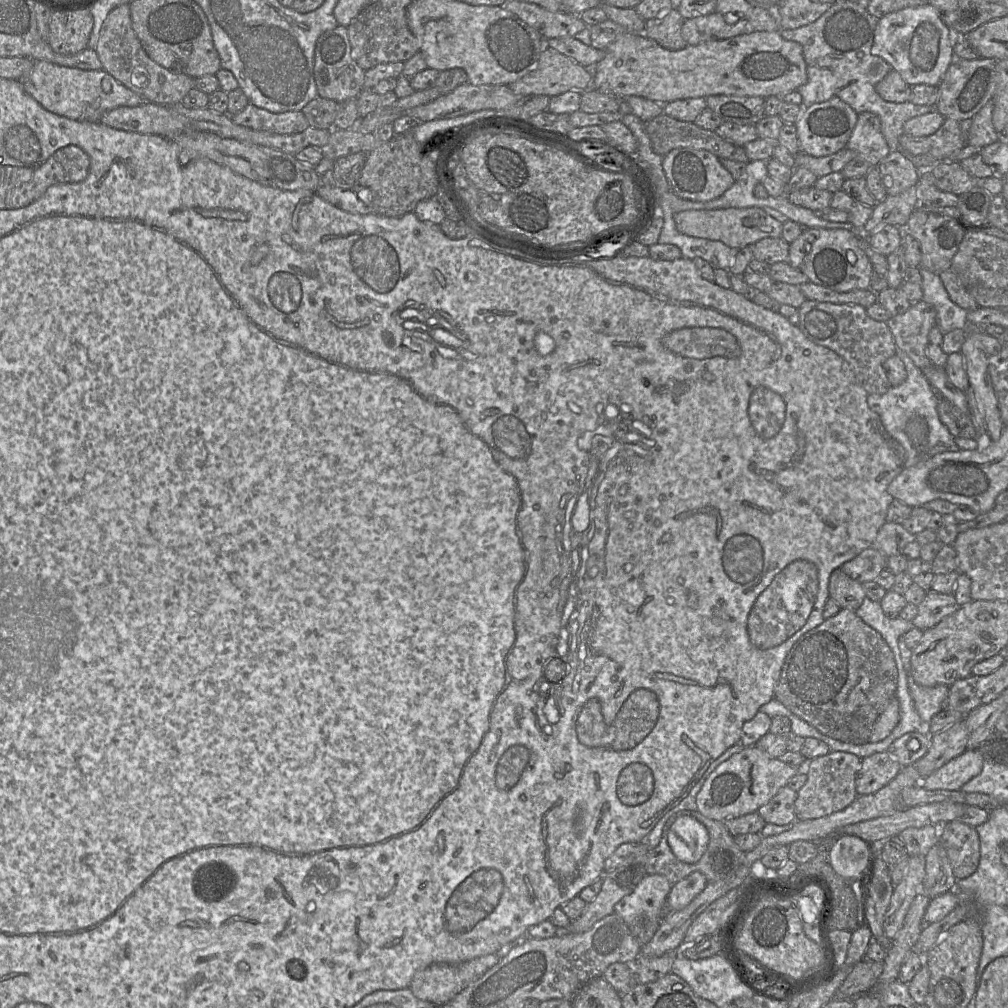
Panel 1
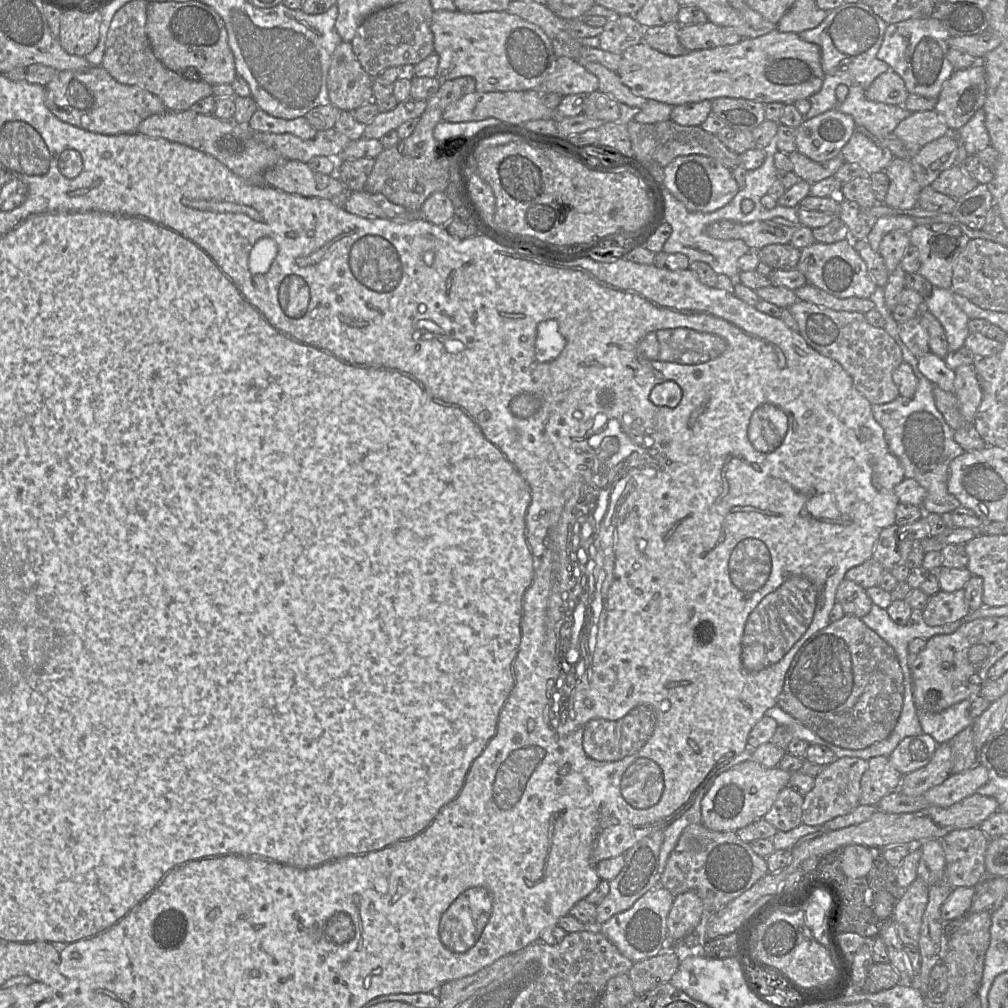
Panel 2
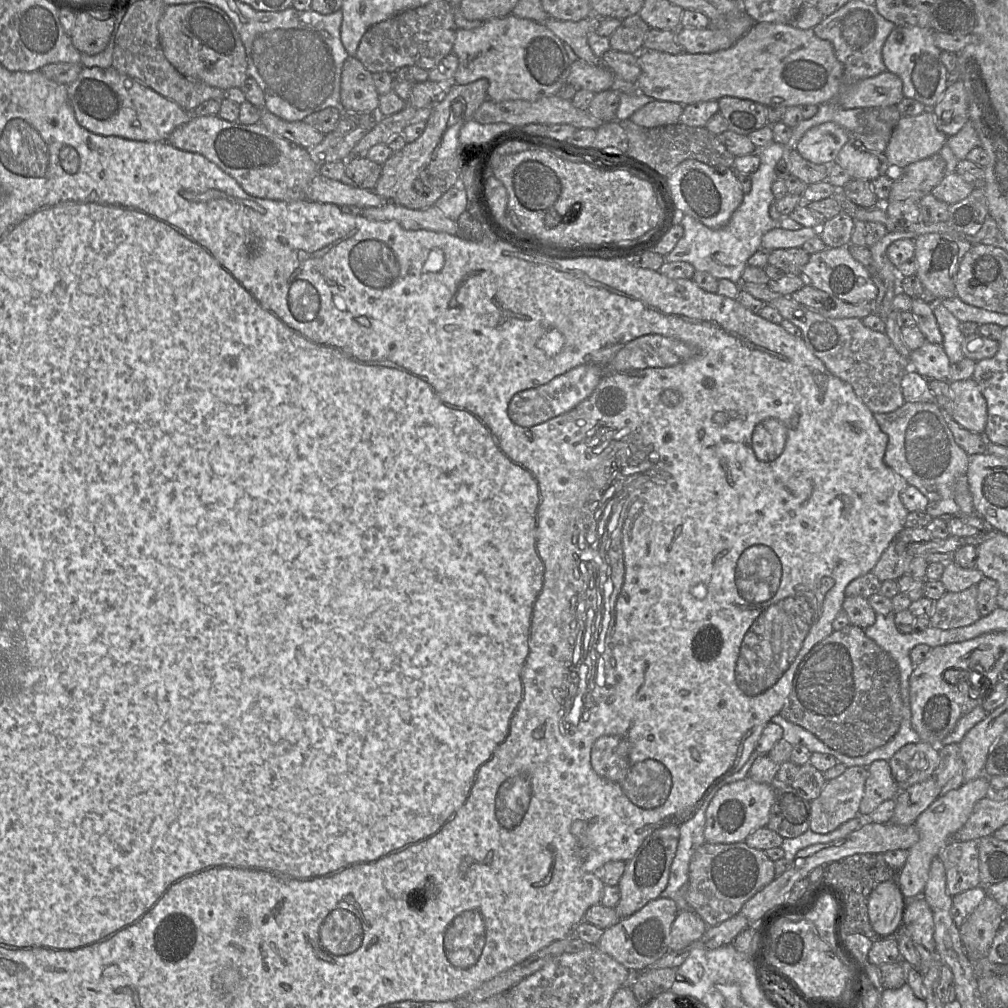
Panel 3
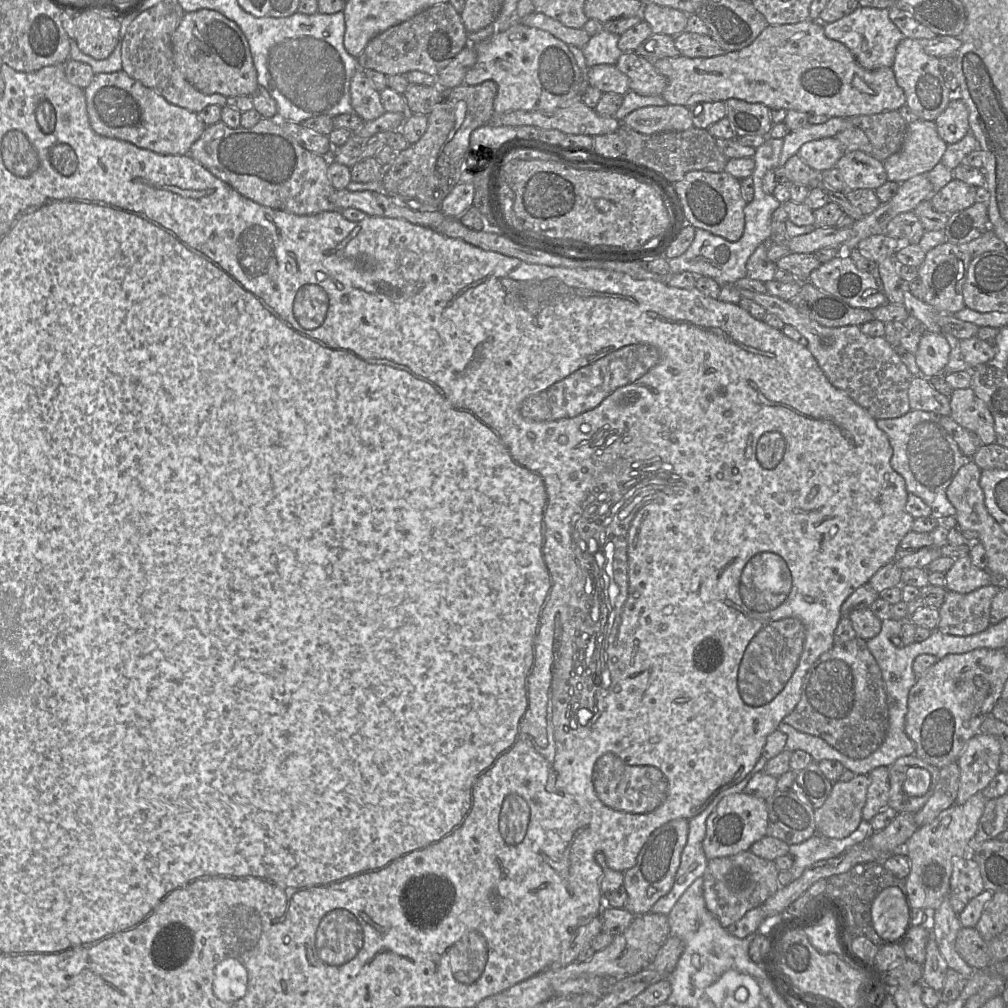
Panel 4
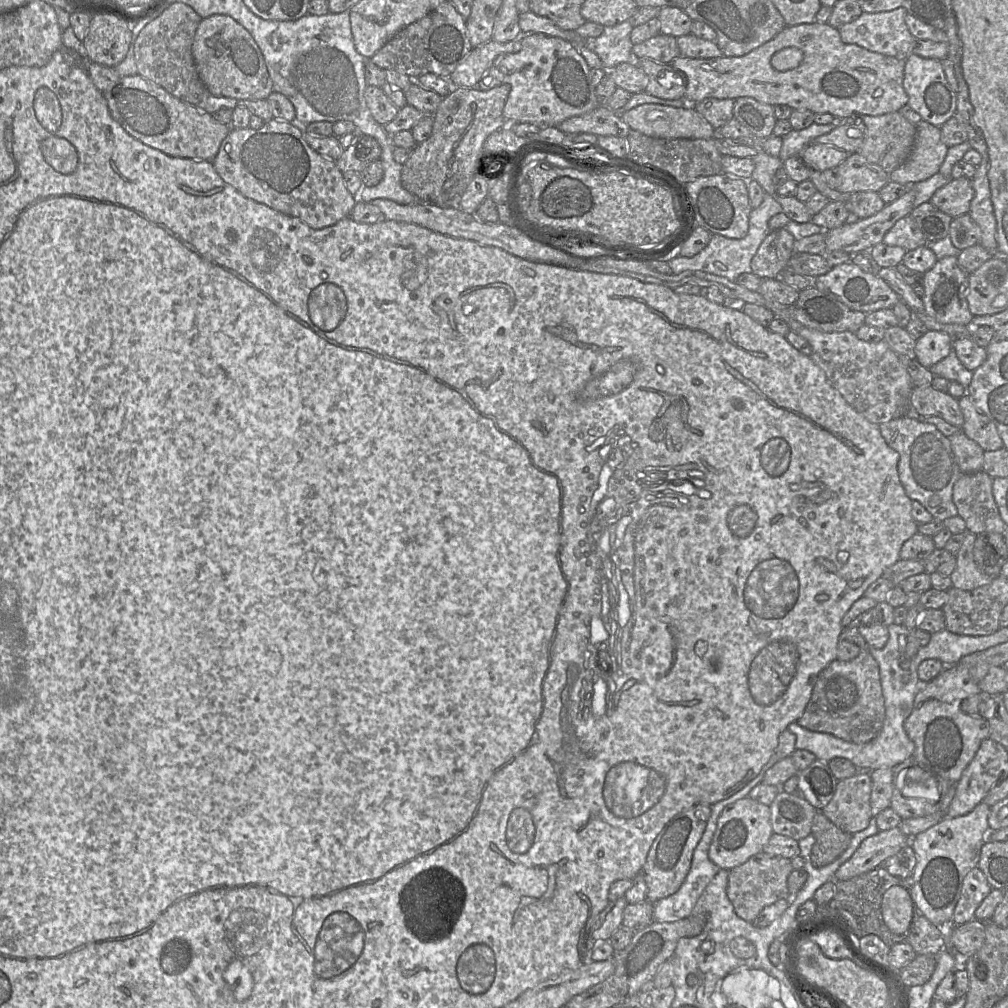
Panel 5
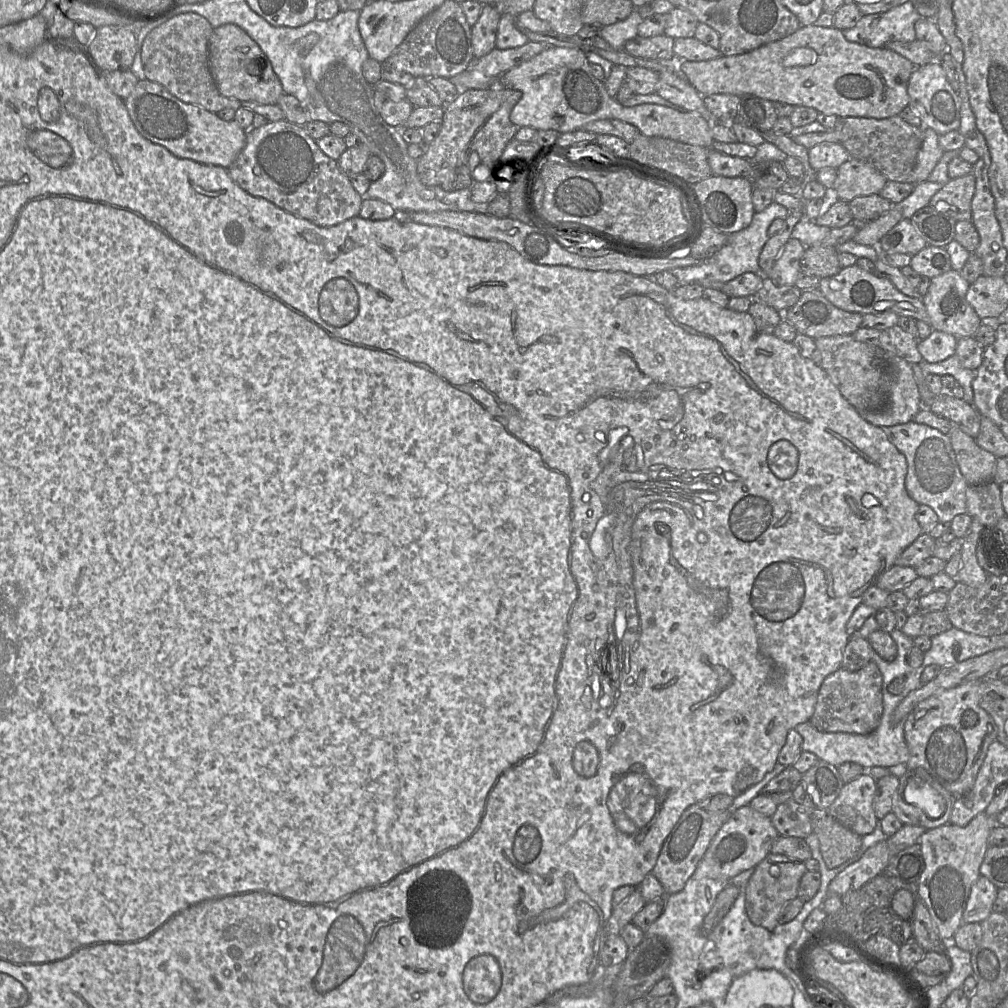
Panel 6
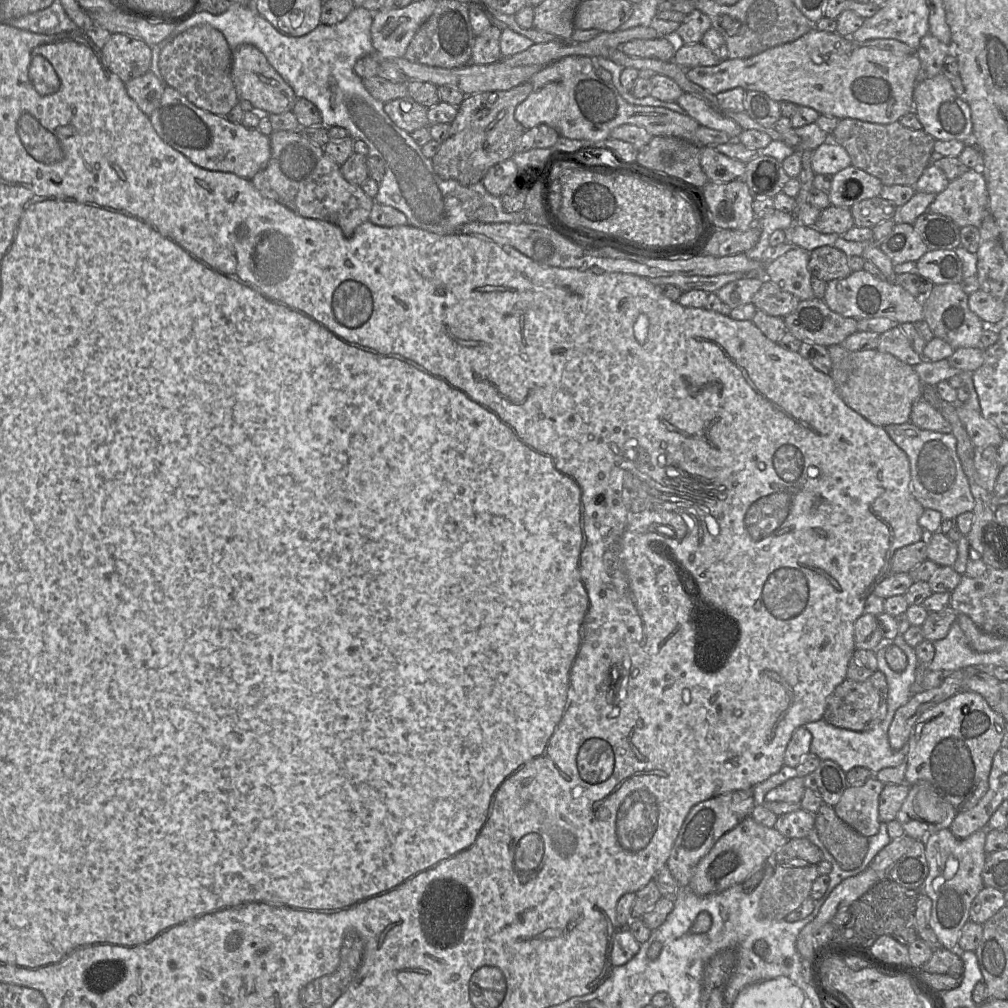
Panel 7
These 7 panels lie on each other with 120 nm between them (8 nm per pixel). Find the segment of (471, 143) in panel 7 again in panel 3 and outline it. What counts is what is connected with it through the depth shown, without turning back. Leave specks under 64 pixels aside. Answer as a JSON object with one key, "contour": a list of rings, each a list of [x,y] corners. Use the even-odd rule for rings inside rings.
{"contour":[[[481,78],[465,85],[452,83],[445,86],[445,98],[427,111],[426,127],[422,135],[415,141],[406,143],[382,164],[381,175],[373,190],[385,201],[410,209],[427,209],[459,183],[464,166],[462,156],[467,161],[471,159],[469,150],[466,152],[466,148],[461,147],[459,132],[488,99],[489,81]]]}

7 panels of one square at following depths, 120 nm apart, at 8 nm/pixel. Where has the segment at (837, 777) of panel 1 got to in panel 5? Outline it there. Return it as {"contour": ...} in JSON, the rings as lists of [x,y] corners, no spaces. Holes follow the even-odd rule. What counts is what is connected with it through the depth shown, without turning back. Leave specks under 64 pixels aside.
{"contour":[[[870,770],[838,780],[832,799],[820,812],[842,831],[849,834],[866,829],[871,819]]]}

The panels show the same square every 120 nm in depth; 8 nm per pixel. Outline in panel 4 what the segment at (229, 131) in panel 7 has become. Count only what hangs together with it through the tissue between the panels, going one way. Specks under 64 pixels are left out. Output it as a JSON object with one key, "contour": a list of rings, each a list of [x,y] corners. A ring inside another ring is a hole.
{"contour":[[[125,71],[95,74],[84,89],[87,113],[92,129],[99,135],[132,143],[163,155],[188,155],[192,145],[203,134],[205,125],[195,112],[169,102],[157,91],[130,77]]]}

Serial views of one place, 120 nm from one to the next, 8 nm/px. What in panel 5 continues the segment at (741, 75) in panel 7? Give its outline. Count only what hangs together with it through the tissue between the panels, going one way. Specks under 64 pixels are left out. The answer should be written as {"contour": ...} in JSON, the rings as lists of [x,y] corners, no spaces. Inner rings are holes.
{"contour":[[[816,21],[786,25],[771,40],[743,56],[678,56],[671,66],[685,75],[684,100],[693,107],[706,98],[750,97],[771,106],[786,105],[793,110],[809,110],[814,114],[847,118],[898,112],[908,102],[908,95],[903,88],[905,59],[871,52],[856,44],[845,44],[837,28]],[[788,47],[802,51],[802,62],[791,70],[774,69],[771,65],[772,56]]]}

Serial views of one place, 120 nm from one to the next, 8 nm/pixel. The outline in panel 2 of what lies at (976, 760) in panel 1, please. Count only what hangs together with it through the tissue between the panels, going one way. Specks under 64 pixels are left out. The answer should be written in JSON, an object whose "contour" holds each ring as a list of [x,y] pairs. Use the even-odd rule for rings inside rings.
{"contour":[[[977,763],[964,772],[950,774],[943,783],[928,790],[924,796],[929,806],[949,807],[976,794],[989,779],[990,771]]]}

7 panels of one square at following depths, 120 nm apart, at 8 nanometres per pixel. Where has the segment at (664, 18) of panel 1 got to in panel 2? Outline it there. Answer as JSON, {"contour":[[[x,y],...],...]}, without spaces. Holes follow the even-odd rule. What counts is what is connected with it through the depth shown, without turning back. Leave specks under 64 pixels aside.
{"contour":[[[677,20],[662,26],[648,27],[645,29],[643,42],[666,55],[683,55],[688,51],[679,42],[678,31],[680,27]]]}

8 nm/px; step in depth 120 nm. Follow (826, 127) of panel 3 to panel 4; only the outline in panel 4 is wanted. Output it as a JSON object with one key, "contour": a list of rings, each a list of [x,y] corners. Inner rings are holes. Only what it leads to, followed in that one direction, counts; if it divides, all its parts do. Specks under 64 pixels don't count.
{"contour":[[[828,137],[804,143],[798,156],[812,169],[823,172],[836,166],[846,148],[835,138]]]}

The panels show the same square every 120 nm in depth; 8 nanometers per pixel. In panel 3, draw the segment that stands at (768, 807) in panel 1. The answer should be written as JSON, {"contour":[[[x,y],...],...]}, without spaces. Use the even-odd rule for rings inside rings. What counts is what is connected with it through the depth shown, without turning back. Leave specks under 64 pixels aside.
{"contour":[[[775,785],[775,796],[766,825],[785,838],[795,838],[809,829],[810,801],[790,785]]]}

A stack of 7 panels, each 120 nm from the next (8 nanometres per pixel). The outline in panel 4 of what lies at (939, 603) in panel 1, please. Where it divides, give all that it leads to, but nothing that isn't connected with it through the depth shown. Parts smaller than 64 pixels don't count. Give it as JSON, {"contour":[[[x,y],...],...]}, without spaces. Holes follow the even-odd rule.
{"contour":[[[993,575],[993,583],[980,587],[970,593],[960,594],[957,592],[948,591],[945,601],[939,608],[940,620],[937,629],[942,633],[956,636],[969,636],[986,630],[991,625],[990,622],[991,603],[995,595],[1000,590],[1000,585],[1001,583],[994,581],[994,575]]]}

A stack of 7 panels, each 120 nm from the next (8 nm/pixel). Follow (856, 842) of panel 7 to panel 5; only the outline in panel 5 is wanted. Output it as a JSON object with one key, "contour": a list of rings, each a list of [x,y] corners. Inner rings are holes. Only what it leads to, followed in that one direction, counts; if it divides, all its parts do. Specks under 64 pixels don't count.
{"contour":[[[820,811],[814,817],[811,834],[815,838],[811,860],[817,868],[837,859],[848,847],[852,836],[838,828]]]}

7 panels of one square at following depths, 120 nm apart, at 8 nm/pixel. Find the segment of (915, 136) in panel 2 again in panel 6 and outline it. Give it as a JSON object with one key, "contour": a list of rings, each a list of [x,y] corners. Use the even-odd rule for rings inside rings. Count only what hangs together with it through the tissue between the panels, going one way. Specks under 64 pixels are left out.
{"contour":[[[923,128],[923,143],[915,167],[906,182],[916,185],[927,181],[943,153],[939,145],[939,135],[931,128]]]}

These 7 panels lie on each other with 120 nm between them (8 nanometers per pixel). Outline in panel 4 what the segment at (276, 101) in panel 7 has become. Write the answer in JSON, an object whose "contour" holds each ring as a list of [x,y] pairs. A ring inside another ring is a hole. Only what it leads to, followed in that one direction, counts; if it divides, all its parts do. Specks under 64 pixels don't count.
{"contour":[[[218,11],[187,12],[172,36],[175,63],[186,79],[205,94],[251,96],[259,86],[249,43],[232,20]]]}

